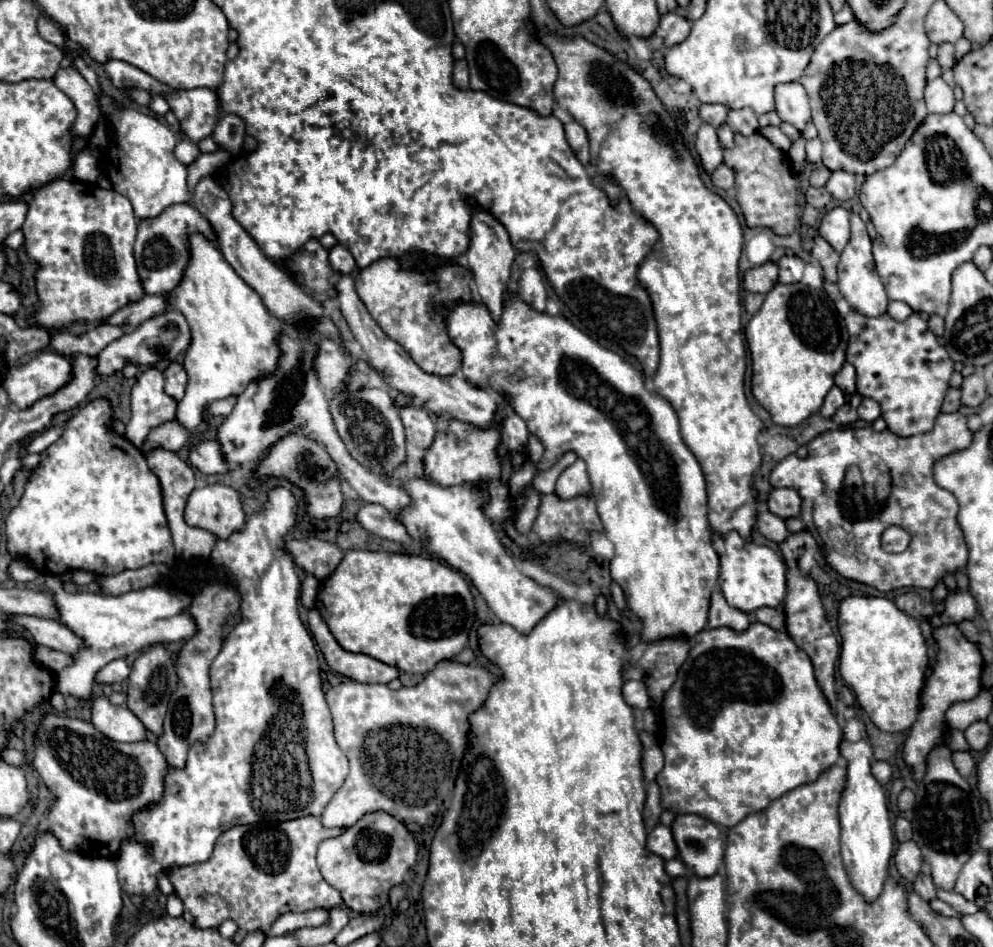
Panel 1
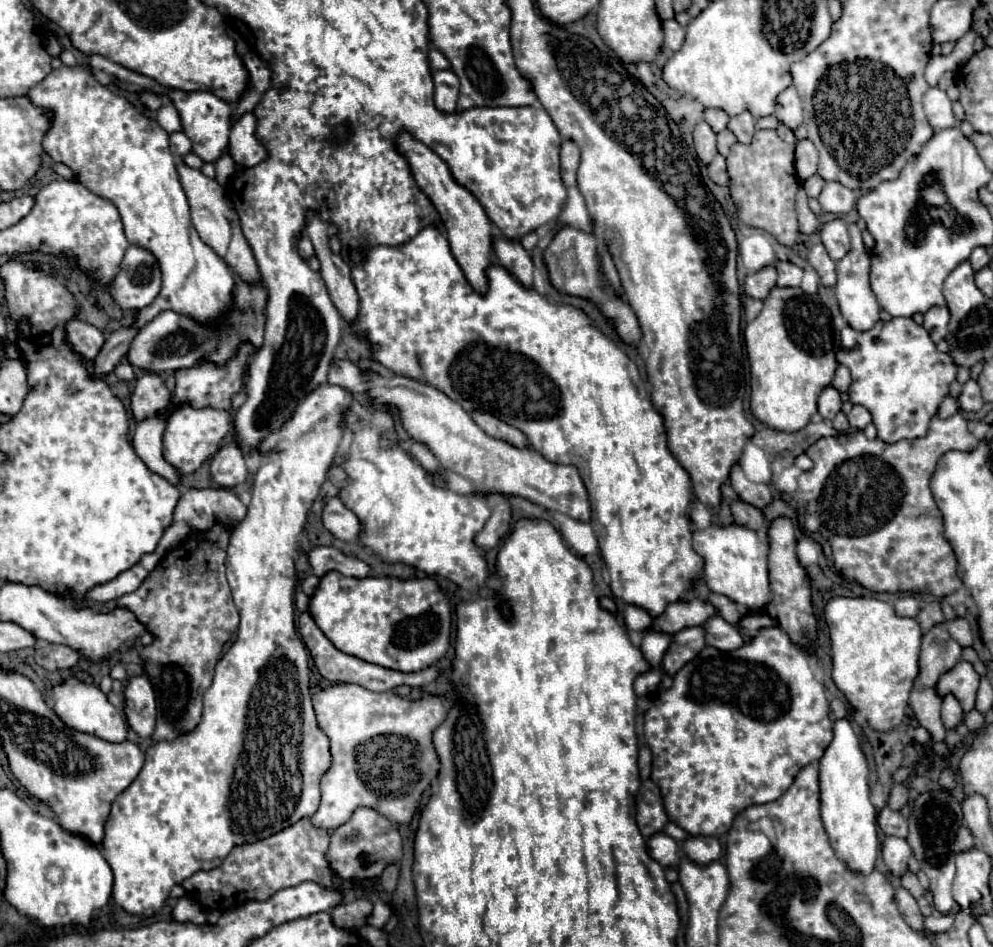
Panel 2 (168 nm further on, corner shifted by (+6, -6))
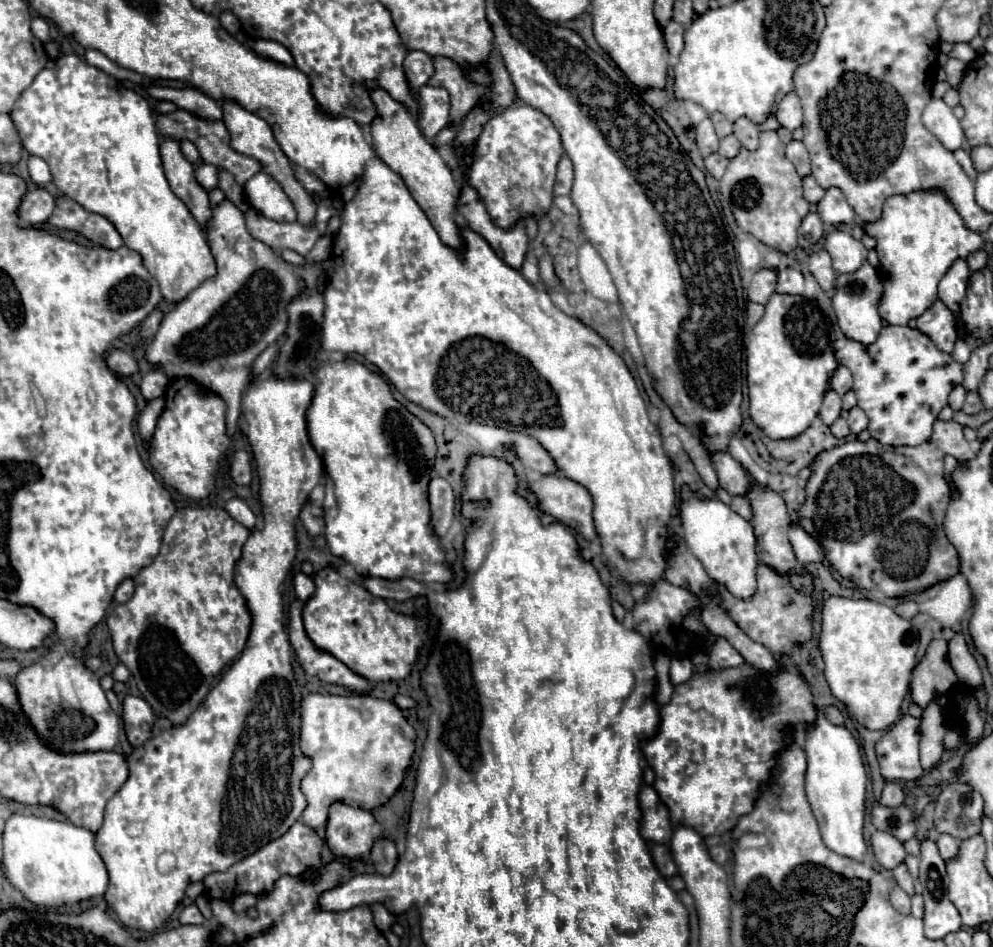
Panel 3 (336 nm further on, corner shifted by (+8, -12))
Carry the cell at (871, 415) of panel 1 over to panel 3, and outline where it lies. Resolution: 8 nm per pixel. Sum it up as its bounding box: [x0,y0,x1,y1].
[847,406,867,434]

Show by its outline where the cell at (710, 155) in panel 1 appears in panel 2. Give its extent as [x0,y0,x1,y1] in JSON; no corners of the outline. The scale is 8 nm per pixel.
[693,122,717,164]

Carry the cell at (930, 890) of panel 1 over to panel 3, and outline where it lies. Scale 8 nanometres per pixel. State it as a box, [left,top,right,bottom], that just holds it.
[893,862,913,896]

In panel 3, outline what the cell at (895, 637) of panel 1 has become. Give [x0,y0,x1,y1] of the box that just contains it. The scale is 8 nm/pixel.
[819,596,919,730]

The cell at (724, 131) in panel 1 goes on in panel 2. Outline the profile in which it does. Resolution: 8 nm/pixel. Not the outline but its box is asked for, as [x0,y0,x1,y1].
[717,130,737,156]

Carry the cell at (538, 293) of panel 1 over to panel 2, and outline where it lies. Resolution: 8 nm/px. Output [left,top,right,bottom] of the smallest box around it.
[493,240,533,288]

